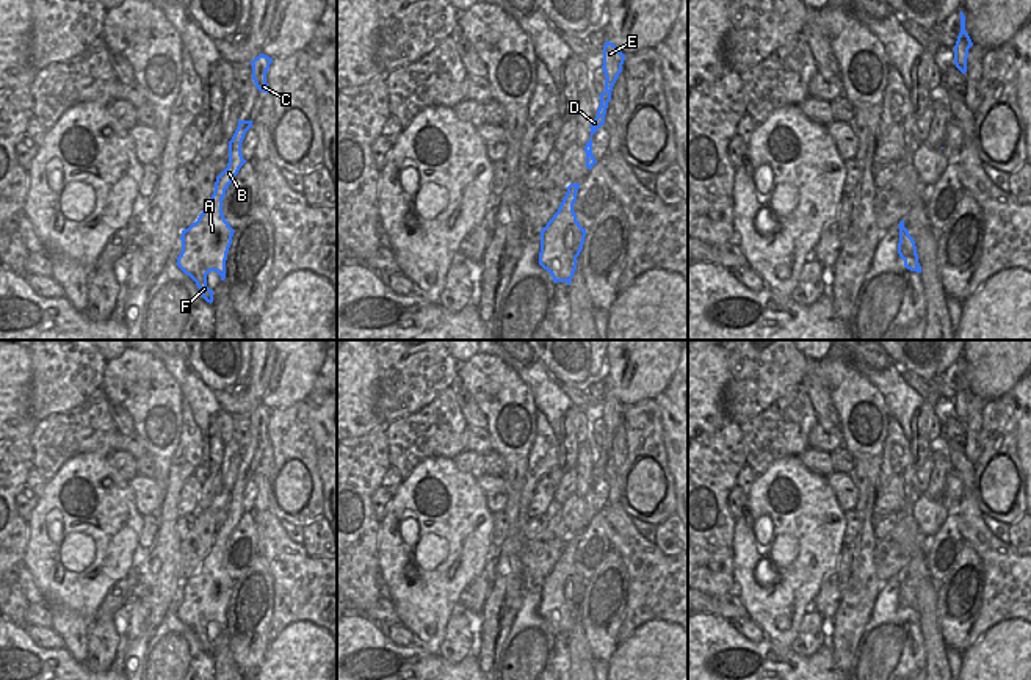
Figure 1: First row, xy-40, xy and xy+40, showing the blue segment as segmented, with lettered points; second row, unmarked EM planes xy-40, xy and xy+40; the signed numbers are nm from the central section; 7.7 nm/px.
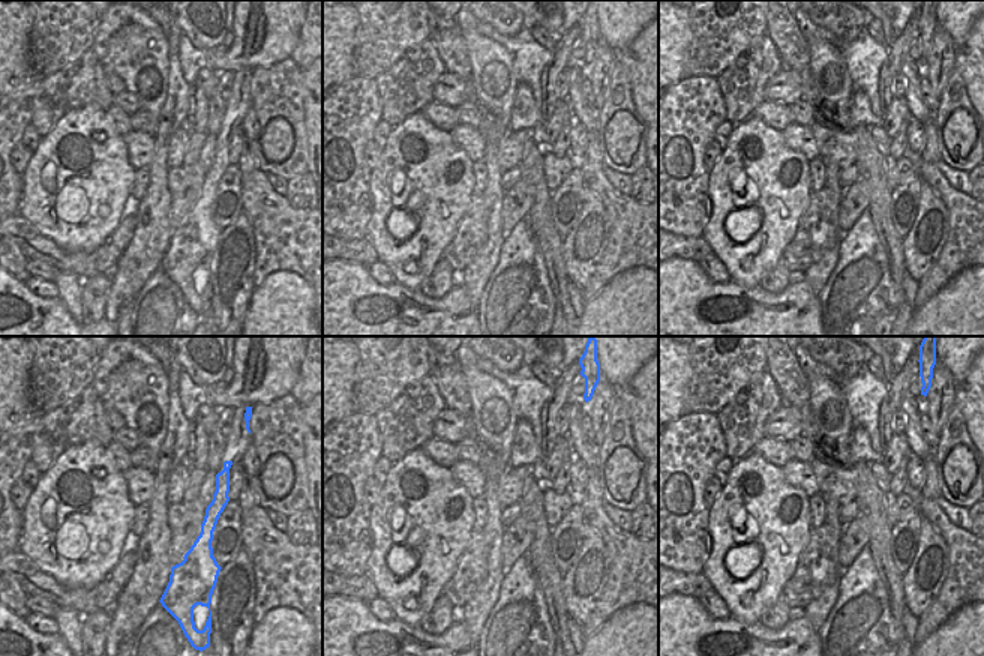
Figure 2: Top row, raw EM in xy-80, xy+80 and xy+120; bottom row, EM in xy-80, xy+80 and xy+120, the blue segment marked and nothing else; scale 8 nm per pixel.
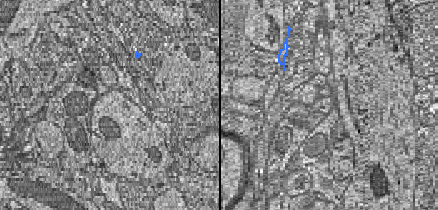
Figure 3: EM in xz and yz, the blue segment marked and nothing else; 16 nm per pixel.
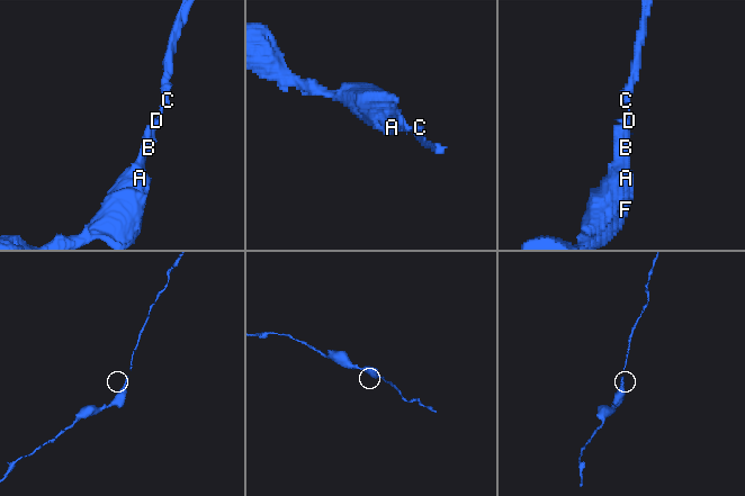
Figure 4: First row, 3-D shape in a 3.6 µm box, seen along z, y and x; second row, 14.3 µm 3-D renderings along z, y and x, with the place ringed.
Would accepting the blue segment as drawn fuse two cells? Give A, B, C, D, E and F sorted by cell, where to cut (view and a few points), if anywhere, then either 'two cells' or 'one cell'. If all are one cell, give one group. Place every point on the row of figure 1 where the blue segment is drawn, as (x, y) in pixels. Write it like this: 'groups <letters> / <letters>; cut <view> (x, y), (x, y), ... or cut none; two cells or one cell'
groups A B C D E F; cut none; one cell

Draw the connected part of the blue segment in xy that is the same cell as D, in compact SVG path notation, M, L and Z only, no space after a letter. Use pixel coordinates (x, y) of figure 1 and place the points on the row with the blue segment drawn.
M606 41L603 45L603 72L605 72L605 91L599 96L600 107L597 110L597 116L591 121L591 139L584 146L586 152L586 168L592 169L597 160L592 155L592 135L605 124L605 114L608 108L608 102L611 100L613 86L622 72L625 55L617 50L617 47Z

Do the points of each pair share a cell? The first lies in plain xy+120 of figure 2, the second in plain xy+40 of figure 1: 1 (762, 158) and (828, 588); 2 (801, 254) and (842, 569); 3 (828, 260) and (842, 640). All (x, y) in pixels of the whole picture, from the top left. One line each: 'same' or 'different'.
1: different
2: same
3: same

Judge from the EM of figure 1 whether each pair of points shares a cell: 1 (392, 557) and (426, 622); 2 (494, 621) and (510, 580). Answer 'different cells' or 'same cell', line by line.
1: same cell
2: same cell

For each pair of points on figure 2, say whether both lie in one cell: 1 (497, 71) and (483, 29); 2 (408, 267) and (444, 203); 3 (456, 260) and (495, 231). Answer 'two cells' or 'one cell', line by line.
1: two cells
2: one cell
3: two cells

